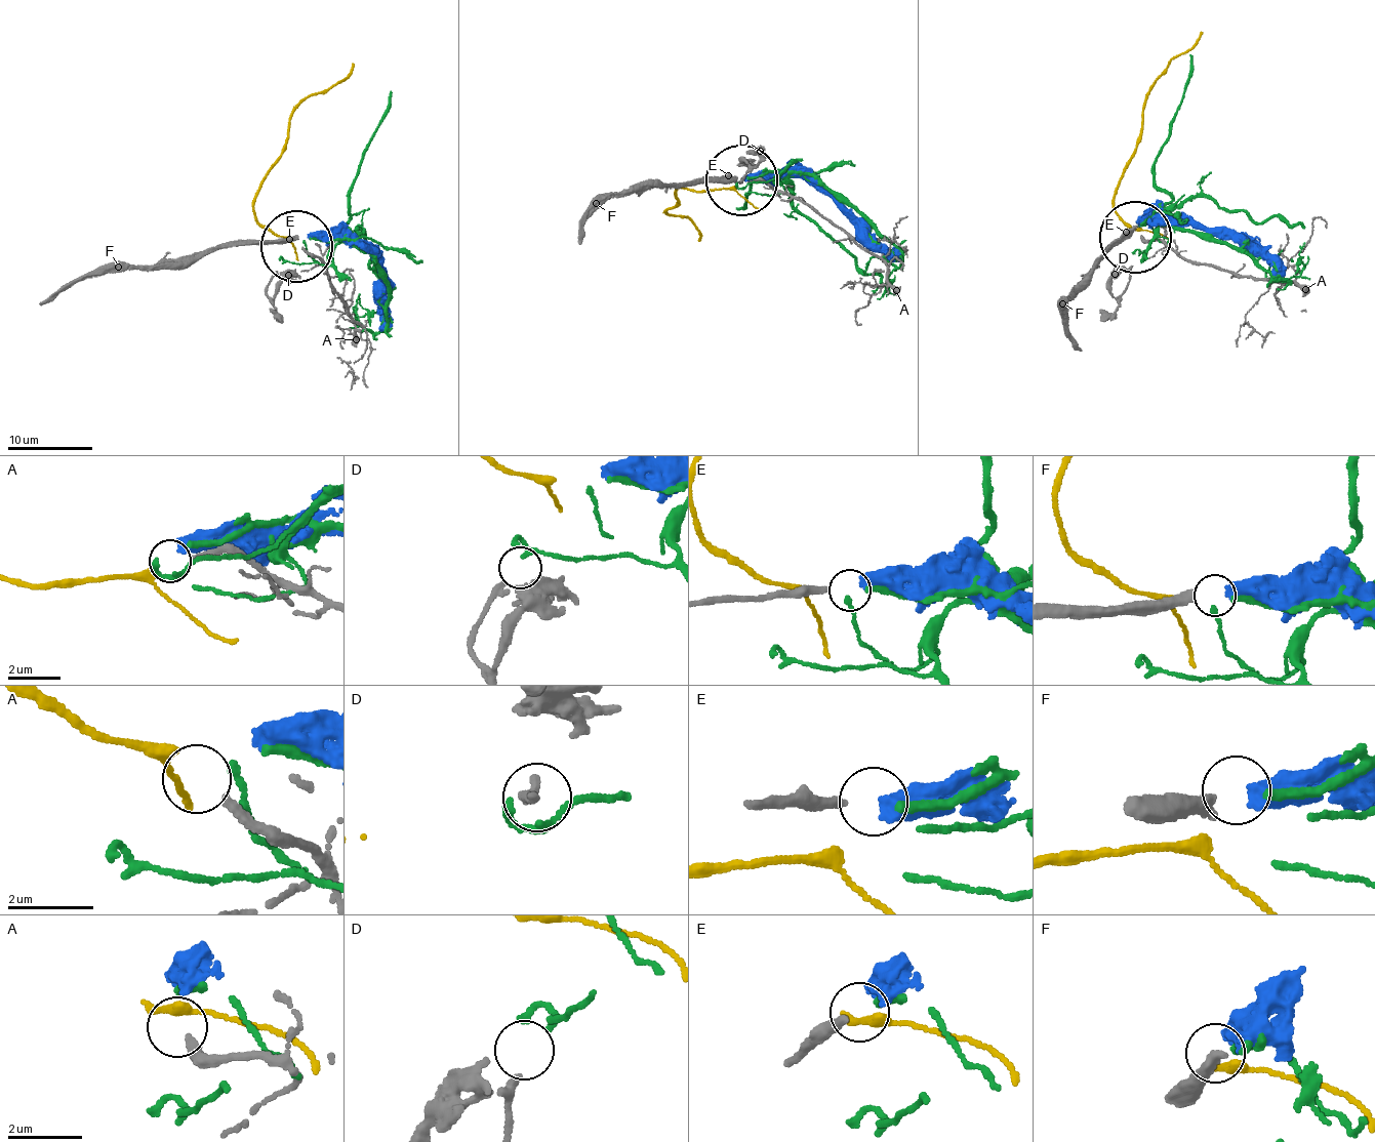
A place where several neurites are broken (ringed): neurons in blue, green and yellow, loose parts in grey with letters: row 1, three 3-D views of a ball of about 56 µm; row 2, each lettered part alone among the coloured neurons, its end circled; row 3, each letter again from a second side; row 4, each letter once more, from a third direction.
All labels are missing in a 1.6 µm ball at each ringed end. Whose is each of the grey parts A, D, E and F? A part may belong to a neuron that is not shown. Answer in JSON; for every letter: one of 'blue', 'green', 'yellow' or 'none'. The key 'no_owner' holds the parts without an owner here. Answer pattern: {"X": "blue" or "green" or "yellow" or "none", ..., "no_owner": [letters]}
{"A": "yellow", "D": "none", "E": "green", "F": "blue", "no_owner": ["D"]}

